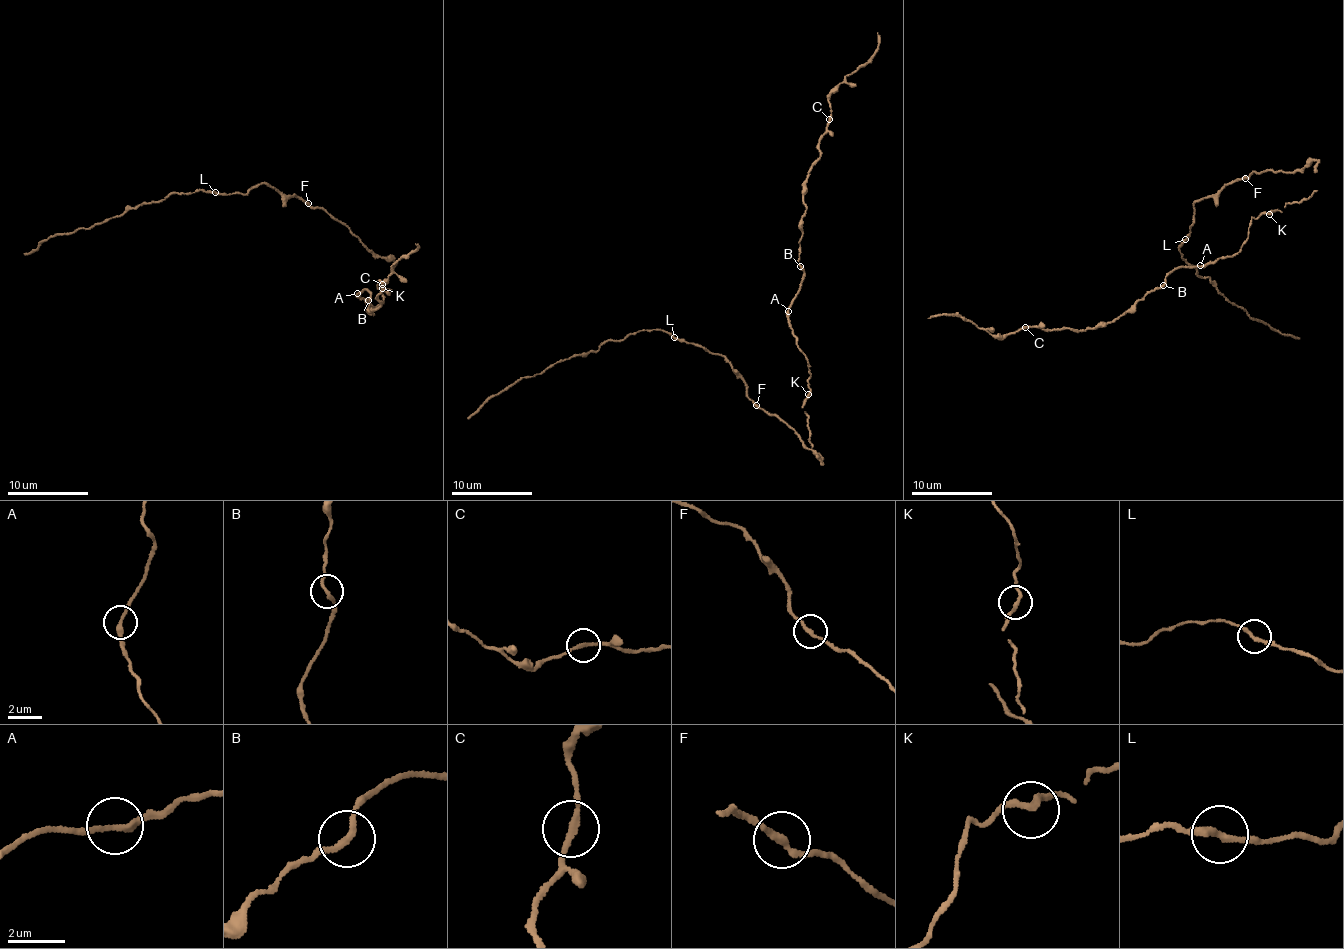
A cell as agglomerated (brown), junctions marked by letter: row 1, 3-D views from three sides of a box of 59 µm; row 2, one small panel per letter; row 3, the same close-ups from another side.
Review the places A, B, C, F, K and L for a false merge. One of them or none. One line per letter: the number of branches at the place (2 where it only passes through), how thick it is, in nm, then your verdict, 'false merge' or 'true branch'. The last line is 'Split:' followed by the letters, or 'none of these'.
A: 2 | 240 nm | true branch
B: 2 | 200 nm | true branch
C: 2 | 200 nm | true branch
F: 2 | 220 nm | true branch
K: 2 | 200 nm | true branch
L: 2 | 240 nm | true branch
Split: none of these

